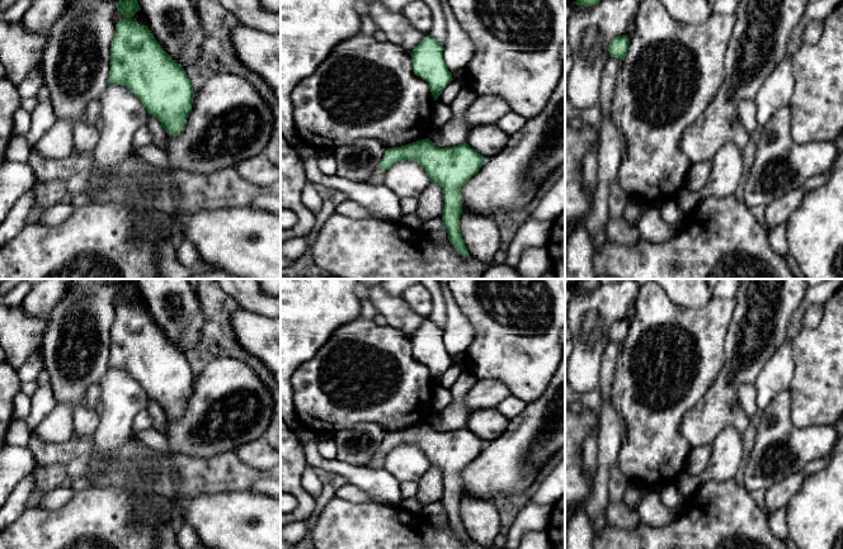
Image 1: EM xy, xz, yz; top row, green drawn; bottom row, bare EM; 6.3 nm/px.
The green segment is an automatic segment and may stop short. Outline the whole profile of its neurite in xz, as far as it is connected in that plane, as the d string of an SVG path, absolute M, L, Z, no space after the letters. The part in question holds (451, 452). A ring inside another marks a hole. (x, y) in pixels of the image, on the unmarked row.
M425 422L401 431L387 432L368 467L383 468L385 455L397 445L416 445L425 454L429 464L442 470L444 482L442 503L448 524L462 540L467 541L470 538L460 515L461 473L482 451L482 442L484 440L467 427L439 432Z

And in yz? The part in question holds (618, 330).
M625 318L618 320L611 325L608 336L611 341L616 341L623 345L626 341L628 330L630 330L628 322Z

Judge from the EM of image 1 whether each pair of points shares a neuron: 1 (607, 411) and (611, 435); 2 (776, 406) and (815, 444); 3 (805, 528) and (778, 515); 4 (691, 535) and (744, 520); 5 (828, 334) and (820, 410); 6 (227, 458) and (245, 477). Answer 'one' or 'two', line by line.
1: one
2: one
3: two
4: one
5: one
6: one

